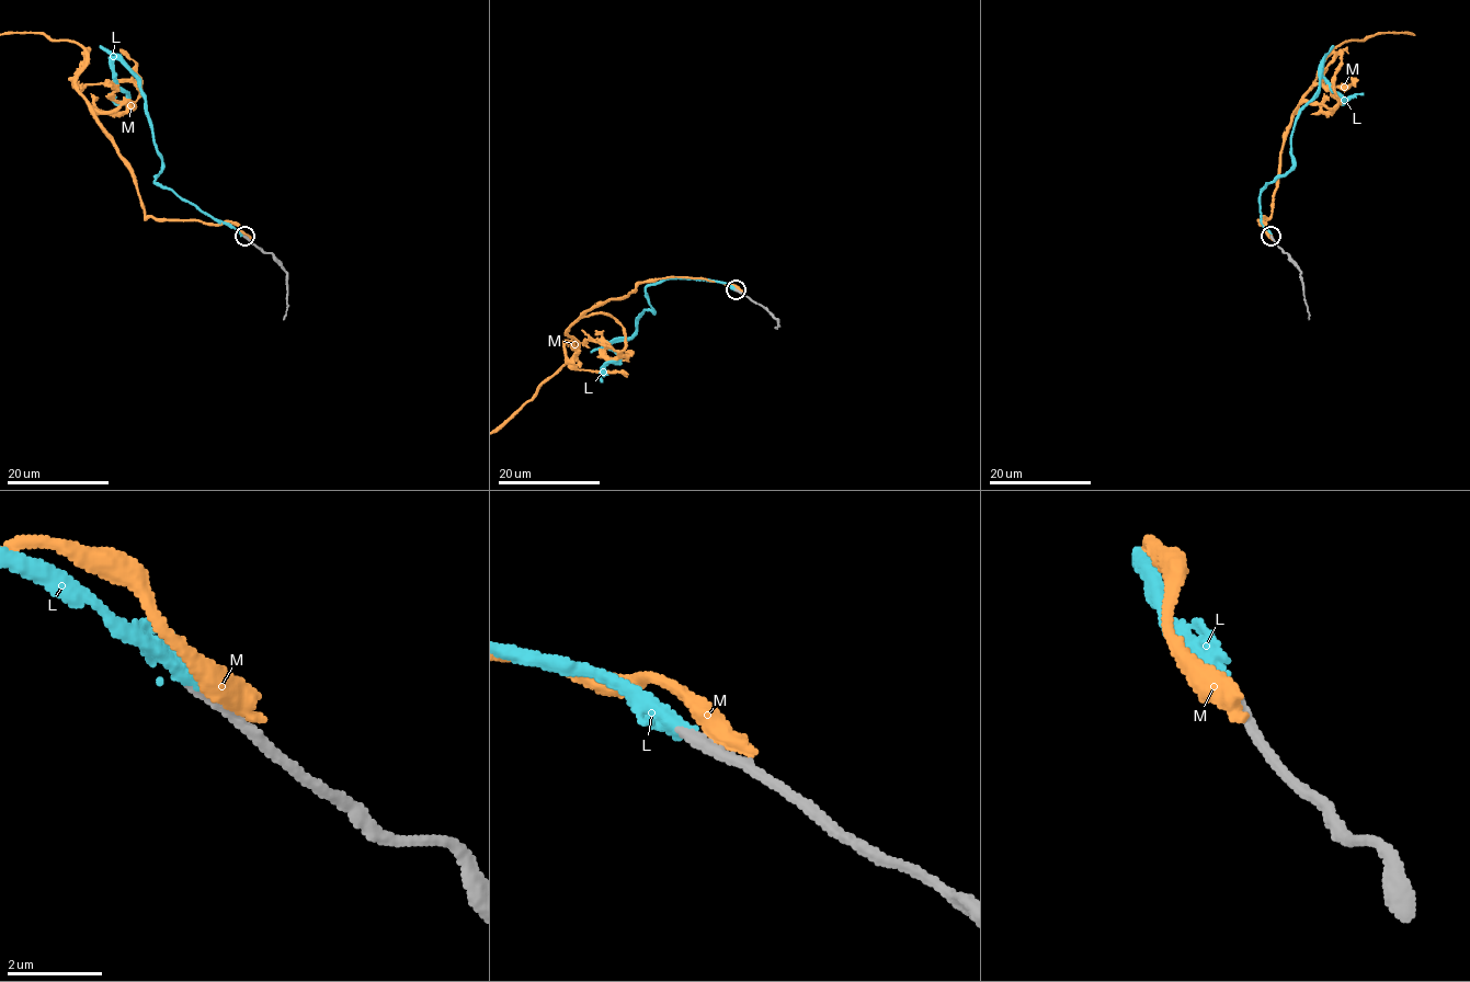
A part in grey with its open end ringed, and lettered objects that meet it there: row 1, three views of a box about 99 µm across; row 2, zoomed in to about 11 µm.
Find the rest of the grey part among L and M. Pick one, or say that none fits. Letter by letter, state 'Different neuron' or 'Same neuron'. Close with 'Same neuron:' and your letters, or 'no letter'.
L: Same neuron
M: Different neuron
Same neuron: L

